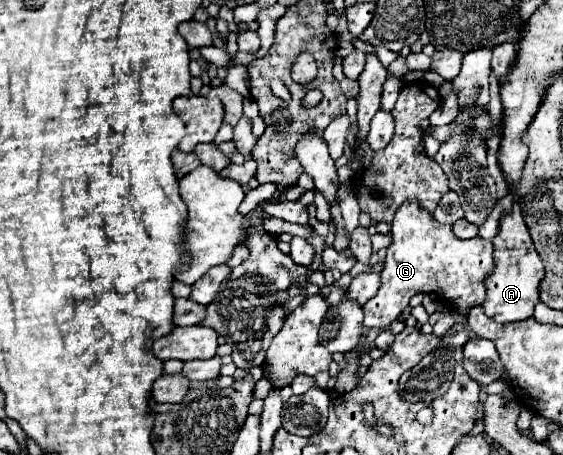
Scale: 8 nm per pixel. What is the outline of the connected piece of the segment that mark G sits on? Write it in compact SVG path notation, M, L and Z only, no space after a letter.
M403 203L403 207L399 207L399 211L395 213L393 223L391 223L391 237L393 237L393 243L387 247L385 267L381 271L379 293L363 305L365 327L387 329L409 305L409 299L419 291L439 293L439 295L443 293L449 299L449 303L453 303L453 307L459 311L465 311L471 305L481 305L485 301L485 279L493 271L491 267L495 267L491 241L485 241L481 237L473 237L473 239L465 239L465 241L457 239L451 231L451 225L433 221L433 217L427 215L423 209L419 209L417 203Z

